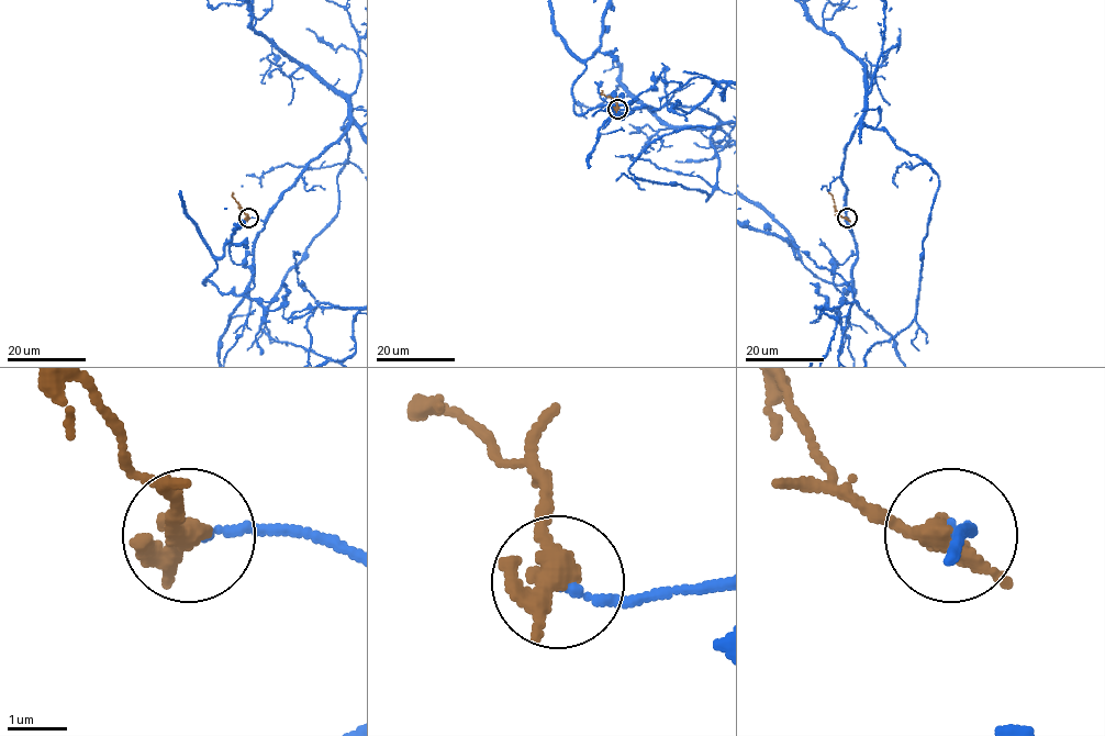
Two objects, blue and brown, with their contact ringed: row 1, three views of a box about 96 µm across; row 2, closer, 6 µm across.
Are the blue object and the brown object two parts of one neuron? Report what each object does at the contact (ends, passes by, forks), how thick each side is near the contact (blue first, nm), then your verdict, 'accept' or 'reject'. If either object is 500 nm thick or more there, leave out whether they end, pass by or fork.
blue ends; brown passes by; calibres 150 and 360 nm; accept

